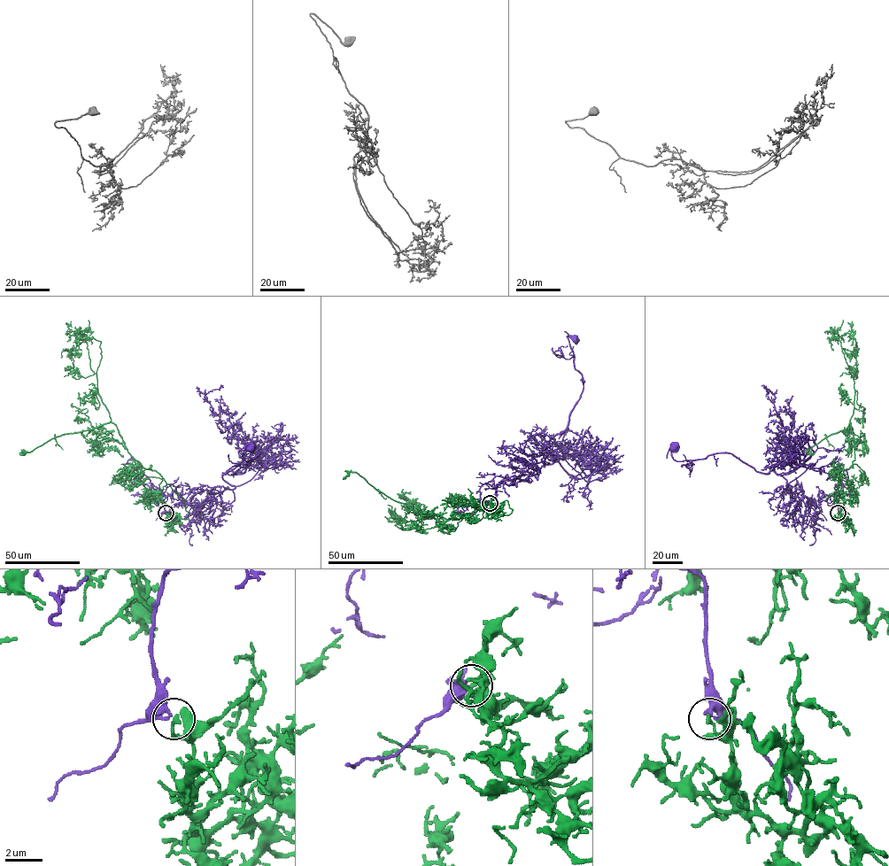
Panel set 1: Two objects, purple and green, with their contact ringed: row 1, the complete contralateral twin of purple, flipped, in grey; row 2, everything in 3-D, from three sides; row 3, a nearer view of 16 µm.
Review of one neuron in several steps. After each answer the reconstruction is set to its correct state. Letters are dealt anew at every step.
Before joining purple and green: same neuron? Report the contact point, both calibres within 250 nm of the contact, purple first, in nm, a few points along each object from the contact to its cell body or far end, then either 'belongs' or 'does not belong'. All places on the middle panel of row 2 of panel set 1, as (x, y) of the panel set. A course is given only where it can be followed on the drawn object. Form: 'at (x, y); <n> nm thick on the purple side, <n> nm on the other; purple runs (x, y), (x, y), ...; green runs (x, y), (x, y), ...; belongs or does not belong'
at (490, 503); 380 nm thick on the purple side, 220 nm on the other; purple runs (490, 503), (499, 483), (525, 481), (559, 452), (546, 445), (583, 388), (567, 336), (575, 338); green runs (490, 503), (502, 516), (513, 509), (506, 500), (459, 520), (421, 520), (424, 506), (403, 496), (412, 507); does not belong

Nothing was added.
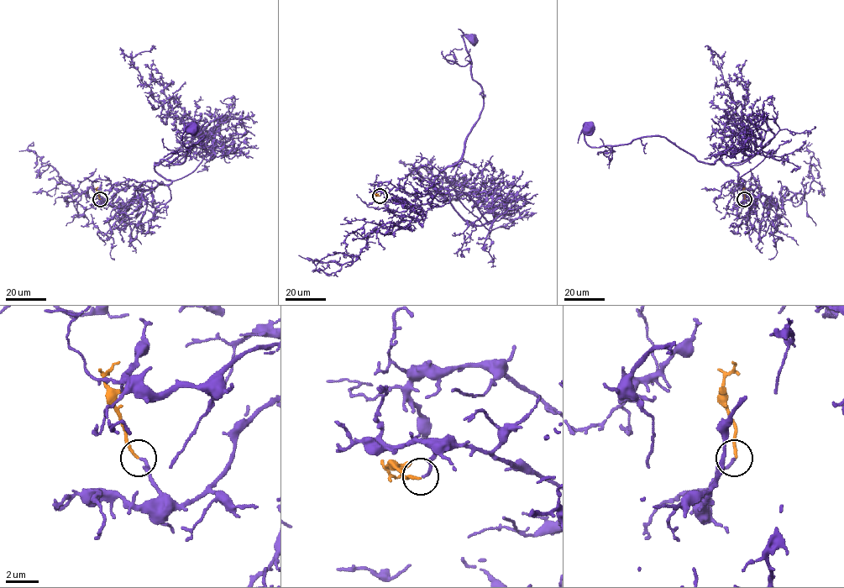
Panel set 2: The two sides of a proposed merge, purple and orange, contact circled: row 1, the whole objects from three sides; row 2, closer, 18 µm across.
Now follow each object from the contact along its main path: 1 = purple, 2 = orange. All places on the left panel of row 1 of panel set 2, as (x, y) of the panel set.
1: (100, 199), (169, 185), (154, 166), (184, 160), (204, 136), (186, 147), (192, 129)
2: (100, 199), (97, 187)

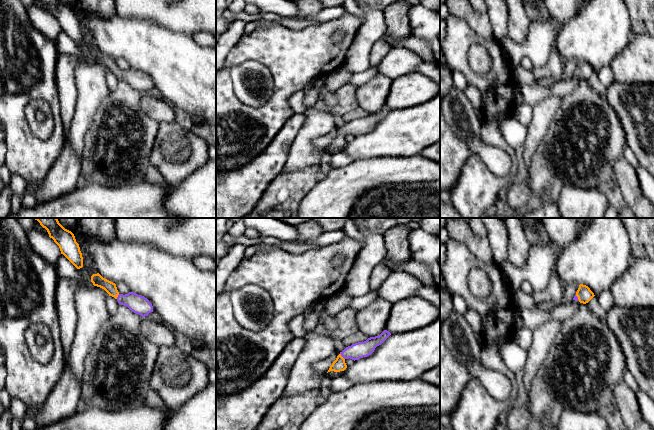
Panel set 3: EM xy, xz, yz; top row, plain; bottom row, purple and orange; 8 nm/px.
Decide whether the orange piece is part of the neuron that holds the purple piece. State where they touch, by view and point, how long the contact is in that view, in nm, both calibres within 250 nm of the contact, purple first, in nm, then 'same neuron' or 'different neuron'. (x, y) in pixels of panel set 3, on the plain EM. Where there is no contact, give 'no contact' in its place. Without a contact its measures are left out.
xz (341, 131) | 70 nm | 130/100 nm | same neuron

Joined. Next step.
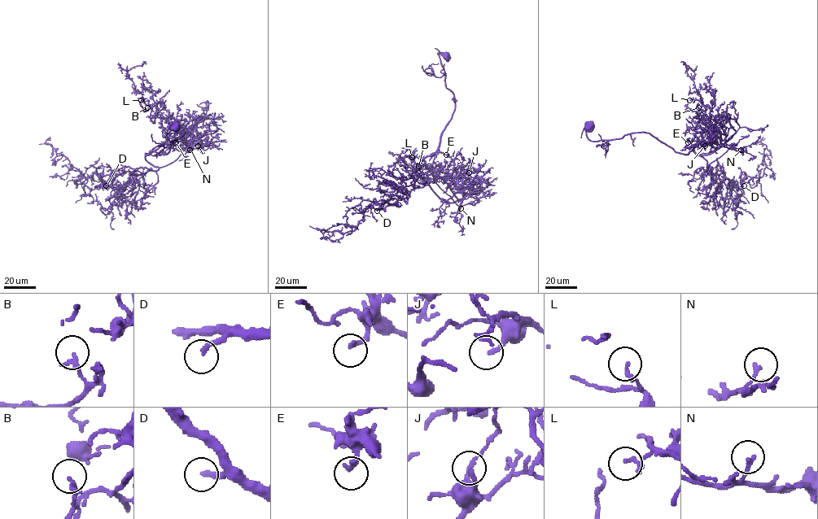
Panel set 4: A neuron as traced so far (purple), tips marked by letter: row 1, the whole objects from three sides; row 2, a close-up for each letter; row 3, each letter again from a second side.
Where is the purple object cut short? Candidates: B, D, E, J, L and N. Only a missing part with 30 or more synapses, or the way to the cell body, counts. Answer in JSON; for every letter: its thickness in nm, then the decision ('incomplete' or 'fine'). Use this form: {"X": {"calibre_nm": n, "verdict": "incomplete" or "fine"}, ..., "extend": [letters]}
{"B": {"calibre_nm": 220, "verdict": "fine"}, "D": {"calibre_nm": 220, "verdict": "incomplete"}, "E": {"calibre_nm": 190, "verdict": "fine"}, "J": {"calibre_nm": 190, "verdict": "fine"}, "L": {"calibre_nm": 180, "verdict": "fine"}, "N": {"calibre_nm": 160, "verdict": "fine"}, "extend": ["D"]}

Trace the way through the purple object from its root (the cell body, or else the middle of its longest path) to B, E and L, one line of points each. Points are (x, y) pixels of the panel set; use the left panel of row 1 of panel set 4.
B: (175, 127), (167, 131), (170, 141), (184, 133), (167, 153), (146, 154), (190, 127), (193, 140), (147, 107)
E: (175, 127), (167, 131), (170, 141), (184, 133), (167, 153), (145, 154), (192, 128), (191, 144), (175, 142)
L: (175, 127), (167, 131), (170, 141), (184, 133), (167, 153), (146, 154), (190, 127), (193, 140), (141, 100)

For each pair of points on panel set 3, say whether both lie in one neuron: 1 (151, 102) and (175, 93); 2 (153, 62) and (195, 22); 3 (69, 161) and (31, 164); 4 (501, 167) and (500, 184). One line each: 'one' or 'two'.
1: two
2: two
3: two
4: two

